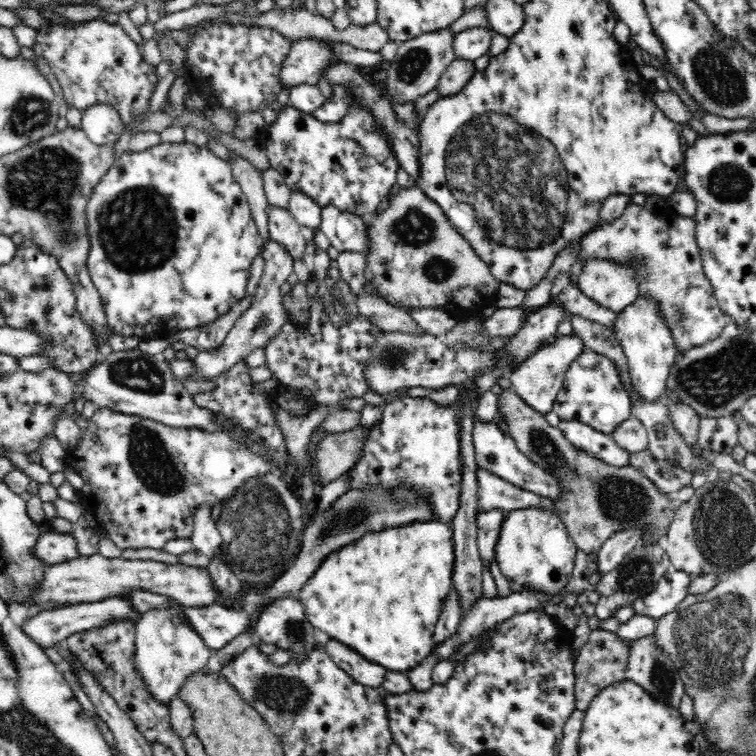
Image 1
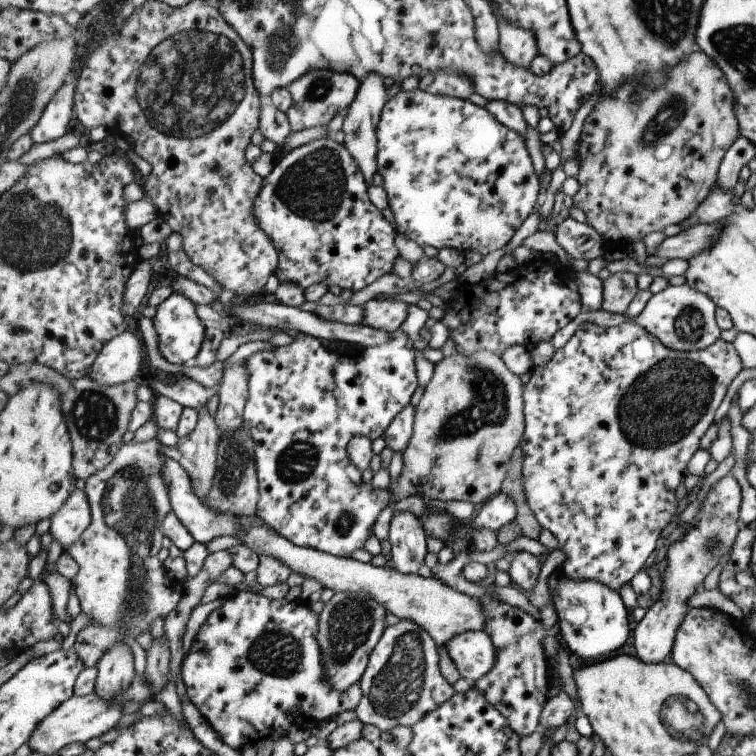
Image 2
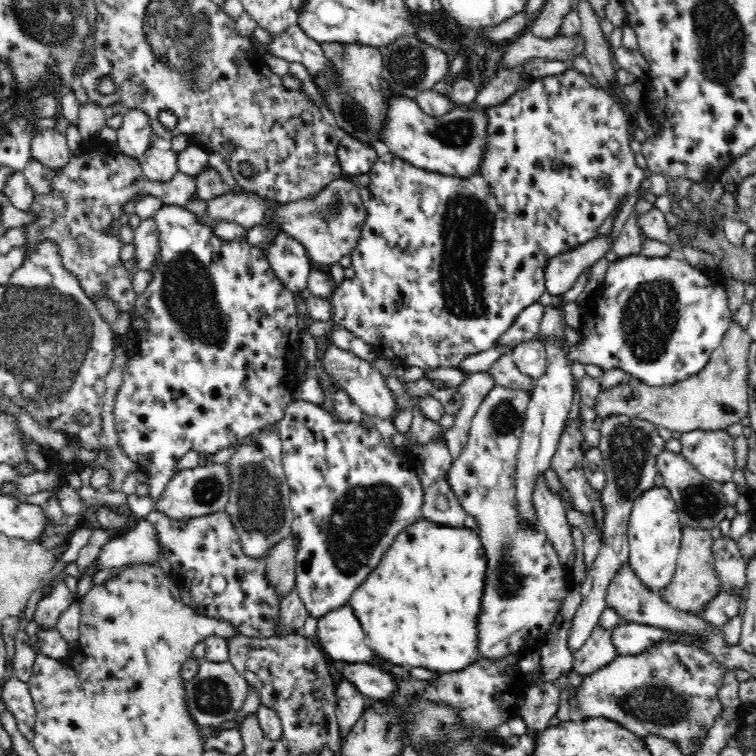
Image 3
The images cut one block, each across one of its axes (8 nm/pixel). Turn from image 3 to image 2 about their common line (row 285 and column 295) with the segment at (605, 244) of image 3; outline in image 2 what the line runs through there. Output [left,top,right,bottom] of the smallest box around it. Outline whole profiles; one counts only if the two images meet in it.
[237,516,487,686]

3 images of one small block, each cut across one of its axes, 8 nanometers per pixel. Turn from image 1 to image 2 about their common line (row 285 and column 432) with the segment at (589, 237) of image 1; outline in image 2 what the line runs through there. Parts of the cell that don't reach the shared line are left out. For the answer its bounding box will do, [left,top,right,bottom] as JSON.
[357,619,457,732]

